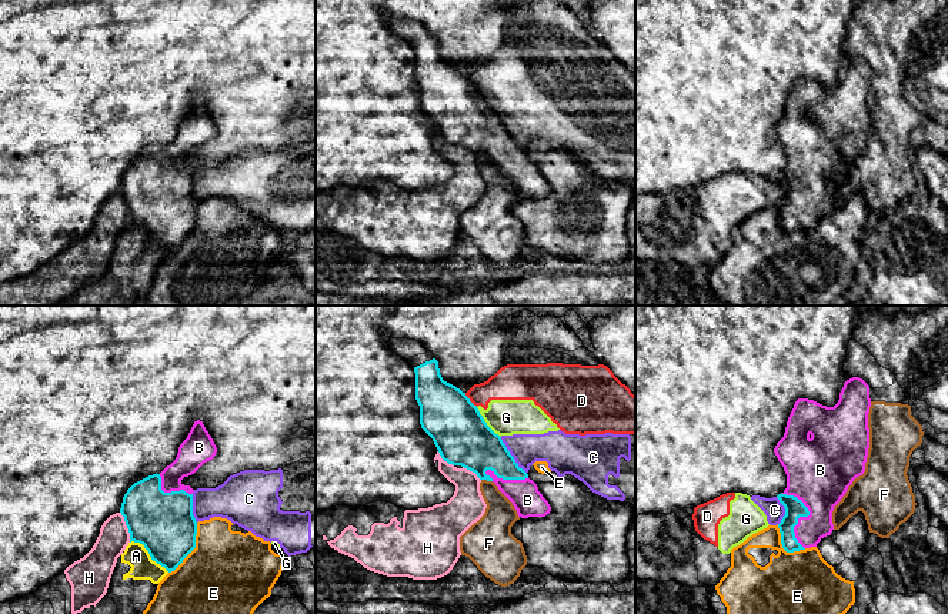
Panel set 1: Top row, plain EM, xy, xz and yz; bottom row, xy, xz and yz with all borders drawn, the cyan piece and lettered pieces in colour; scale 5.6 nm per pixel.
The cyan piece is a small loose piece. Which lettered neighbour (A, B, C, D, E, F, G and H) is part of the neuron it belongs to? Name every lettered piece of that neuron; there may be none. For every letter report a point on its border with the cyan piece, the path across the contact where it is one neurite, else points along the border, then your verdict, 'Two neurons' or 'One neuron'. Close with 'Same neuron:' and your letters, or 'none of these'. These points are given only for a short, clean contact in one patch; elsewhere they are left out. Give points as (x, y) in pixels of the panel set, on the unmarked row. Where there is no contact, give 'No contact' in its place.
A: Touches cyan at xy (149, 233). Boundary: xy (130, 222), (139, 222), (149, 236), (169, 252). Two neurons
B: Touches cyan at yz (804, 196). One neuron
C: Touches cyan at xz (511, 136). Boundary: xz (500, 117), (514, 142), (526, 153). Two neurons
D: Touches cyan at xz (469, 80). Boundary: xz (464, 73), (477, 86). Two neurons
E: Touches cyan at xy (194, 227). Two neurons
F: Touches cyan at xz (487, 160). Boundary: xz (481, 159), (491, 162). Two neurons
G: Touches cyan at xz (486, 103). Boundary: xz (476, 87), (483, 100), (500, 117). Two neurons
H: Touches cyan at xy (127, 207). Two neurons
Same neuron: B

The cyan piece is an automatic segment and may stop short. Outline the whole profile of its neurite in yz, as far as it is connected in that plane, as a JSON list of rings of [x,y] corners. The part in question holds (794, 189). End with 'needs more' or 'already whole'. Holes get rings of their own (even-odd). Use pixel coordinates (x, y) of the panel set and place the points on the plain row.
[[[859,57],[844,63],[834,87],[808,79],[795,81],[784,117],[774,129],[787,154],[787,168],[777,176],[785,188],[778,208],[787,233],[817,227],[824,217],[831,216],[834,187],[852,161],[865,151],[869,129],[869,87],[869,66]]]; needs more

